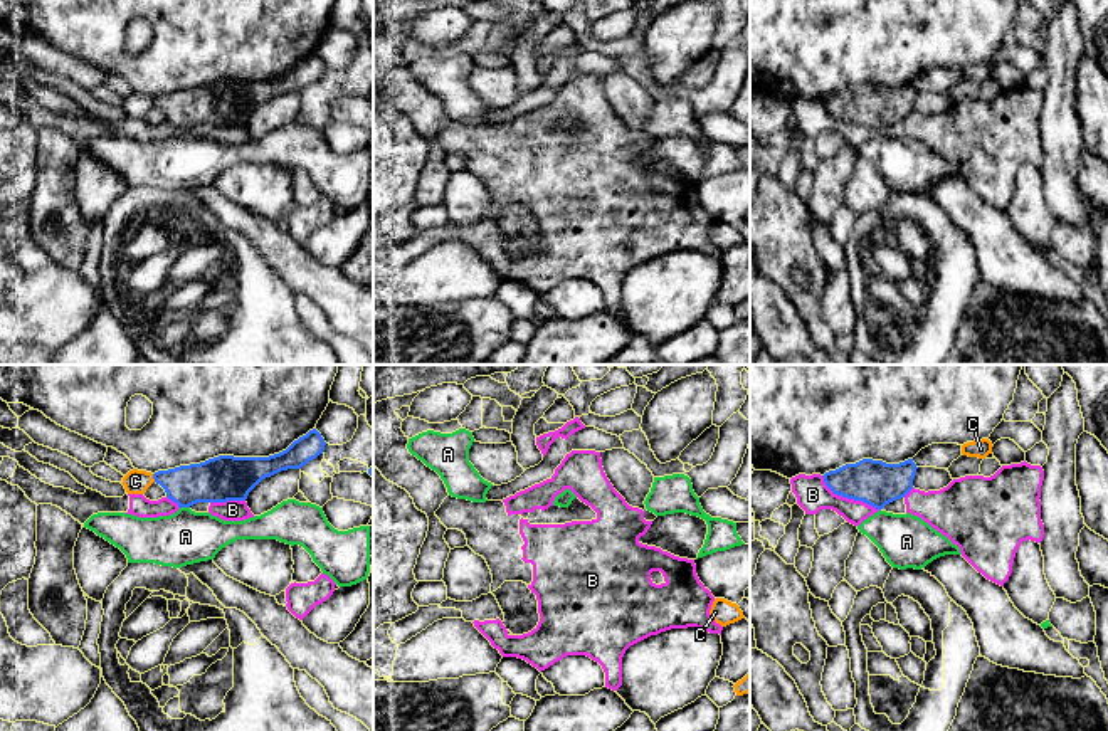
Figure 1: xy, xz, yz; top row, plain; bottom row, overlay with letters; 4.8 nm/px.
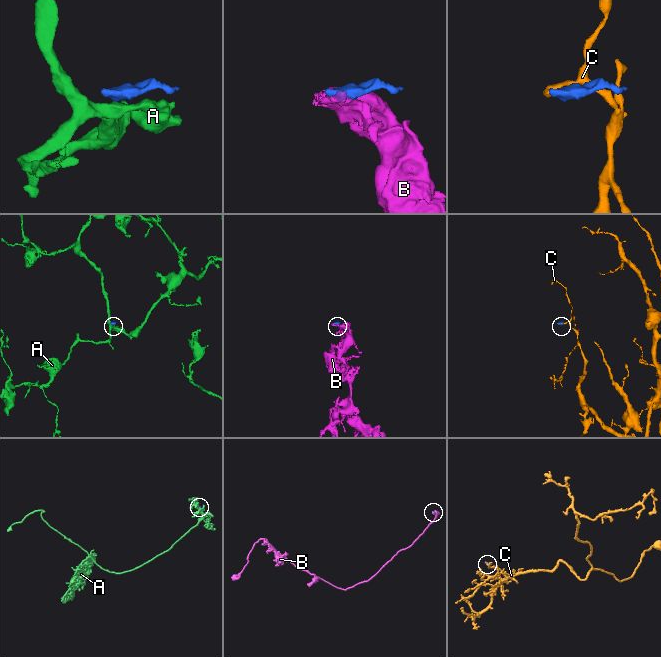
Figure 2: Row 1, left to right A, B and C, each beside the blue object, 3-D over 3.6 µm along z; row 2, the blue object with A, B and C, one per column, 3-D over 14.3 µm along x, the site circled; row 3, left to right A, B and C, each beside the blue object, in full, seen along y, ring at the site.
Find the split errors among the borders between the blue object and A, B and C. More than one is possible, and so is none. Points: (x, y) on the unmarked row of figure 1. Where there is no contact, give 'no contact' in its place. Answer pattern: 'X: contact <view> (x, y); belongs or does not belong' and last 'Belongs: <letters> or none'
A: contact xy (185, 130); does not belong
B: contact yz (849, 121); does not belong
C: contact xy (153, 101); does not belong
Belongs: none

